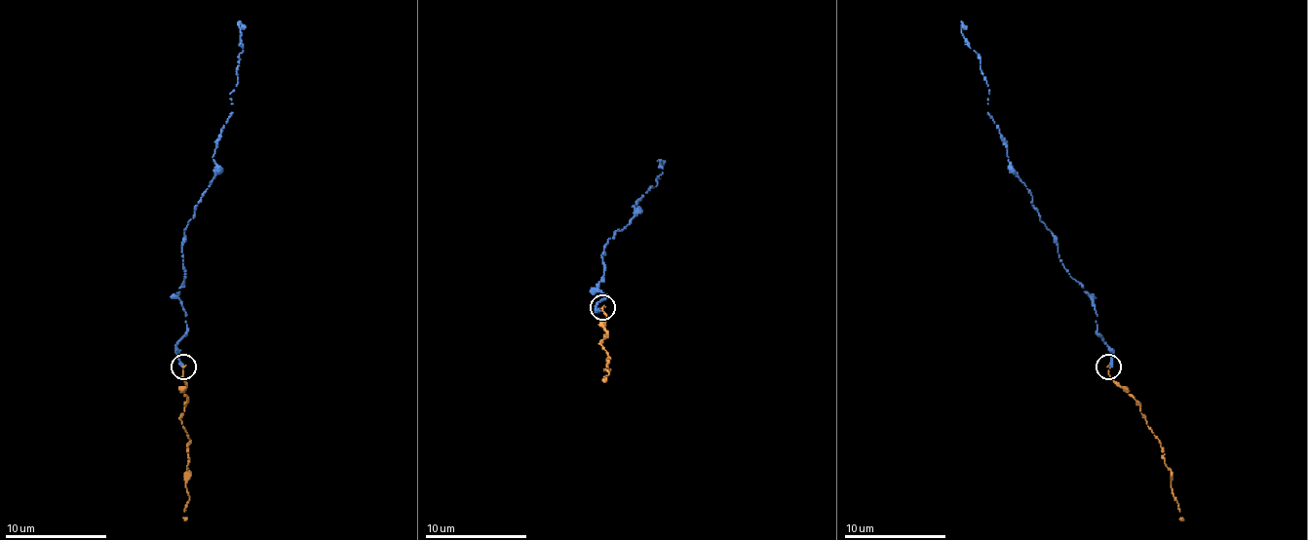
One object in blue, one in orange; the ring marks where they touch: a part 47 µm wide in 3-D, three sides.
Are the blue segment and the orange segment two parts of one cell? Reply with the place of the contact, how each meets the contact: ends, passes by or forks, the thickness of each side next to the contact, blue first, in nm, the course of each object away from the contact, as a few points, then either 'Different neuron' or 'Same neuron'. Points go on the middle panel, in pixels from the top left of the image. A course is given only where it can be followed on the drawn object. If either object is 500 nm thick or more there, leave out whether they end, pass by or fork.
Place: (602, 307). At the ring blue ends. At the ring orange ends. Thickness 300 nm (blue) against 140 nm. Course of blue: (601, 309), (601, 255), (634, 214), (634, 205), (658, 184), (660, 159). Course of orange: (601, 306), (607, 314), (607, 334), (601, 344), (607, 360), (604, 369), (609, 372), (604, 377), (607, 377). Same neuron

